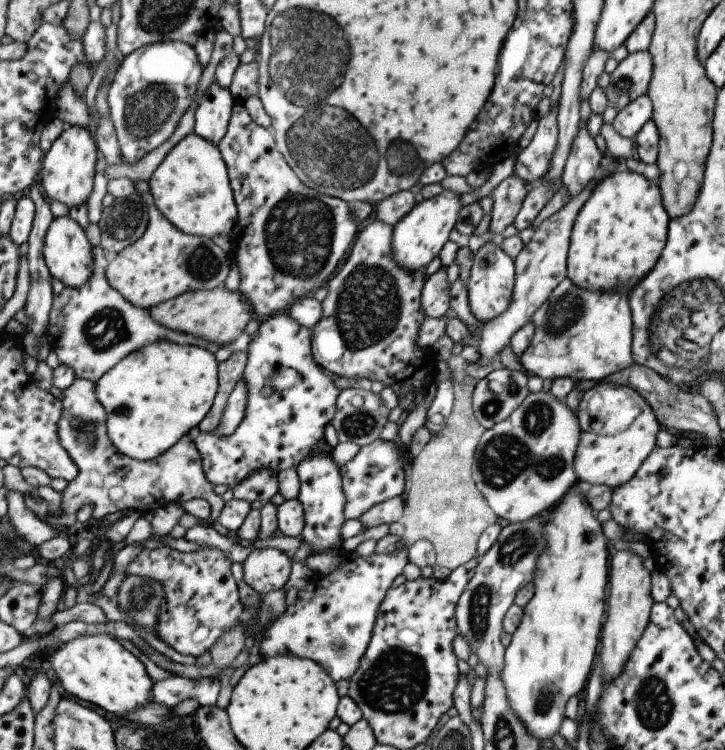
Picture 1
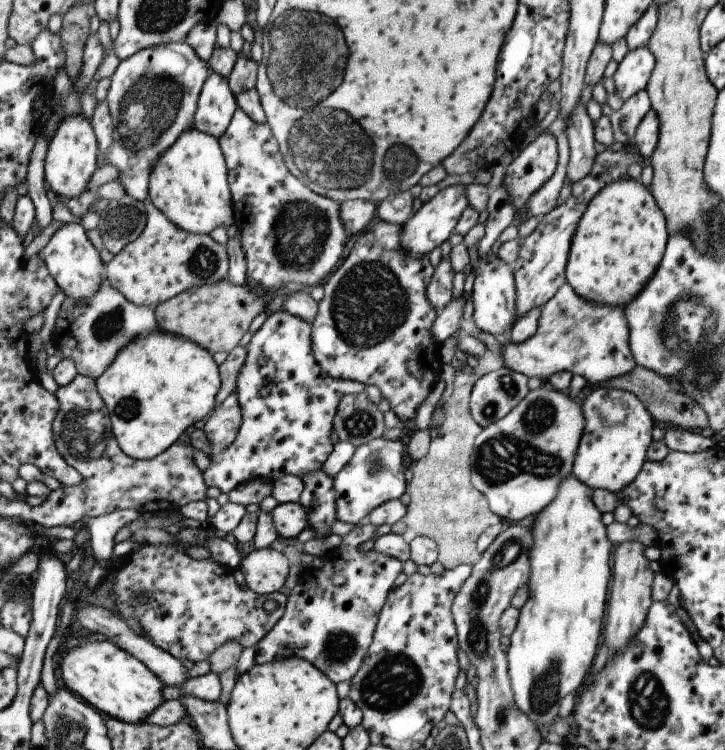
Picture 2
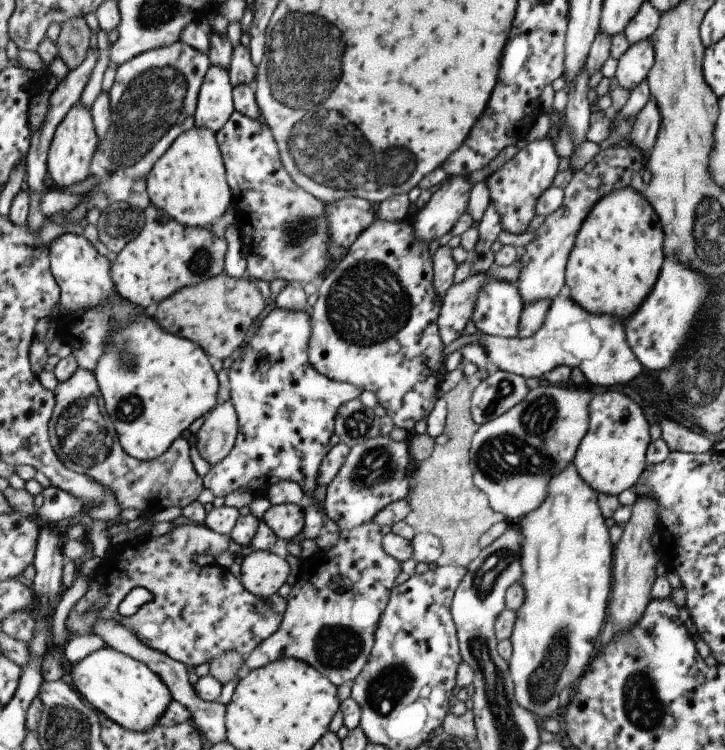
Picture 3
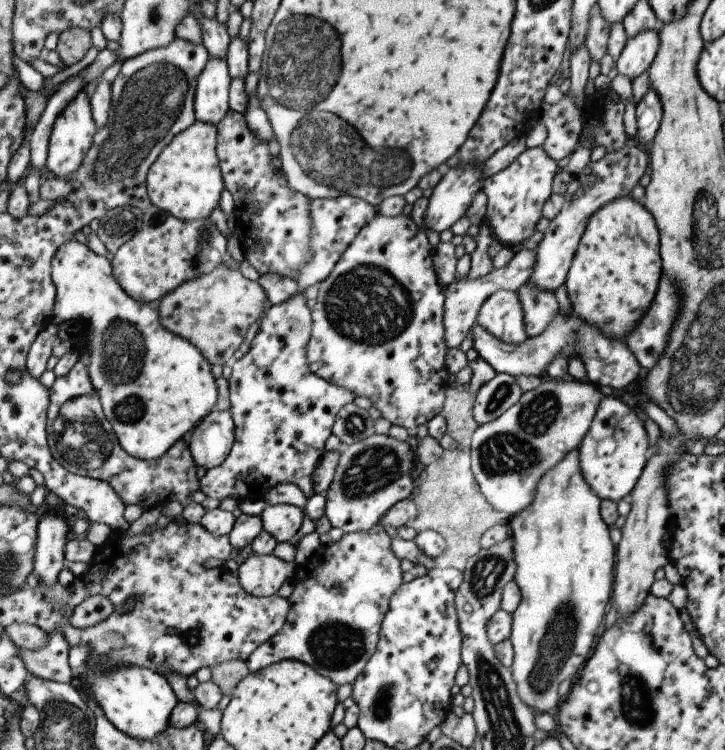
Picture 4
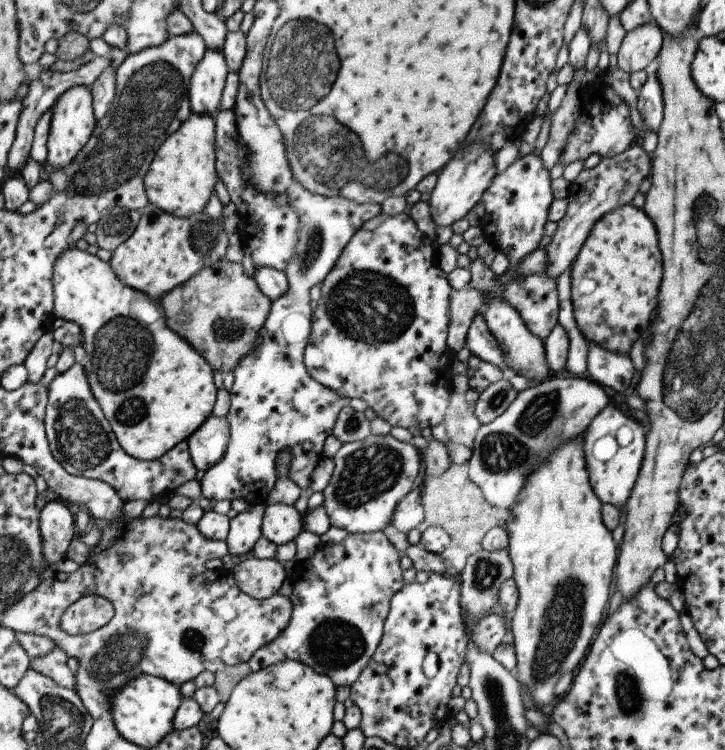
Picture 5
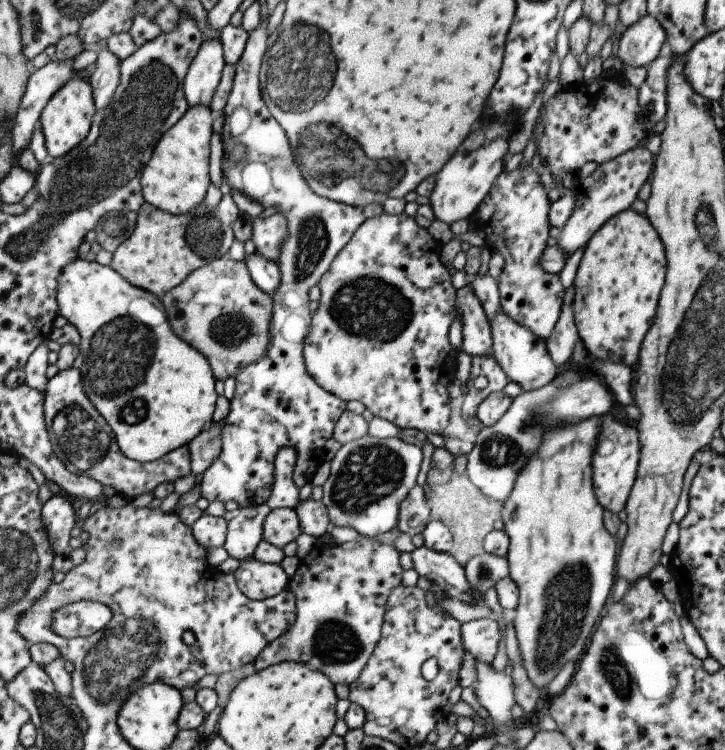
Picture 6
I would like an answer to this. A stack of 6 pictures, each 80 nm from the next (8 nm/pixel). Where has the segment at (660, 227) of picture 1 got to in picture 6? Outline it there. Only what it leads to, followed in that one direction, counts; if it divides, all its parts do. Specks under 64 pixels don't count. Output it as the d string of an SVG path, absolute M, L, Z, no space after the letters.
M629 210L605 221L586 242L572 281L572 311L587 356L634 367L640 344L655 316L657 296L664 283L665 256L651 224Z

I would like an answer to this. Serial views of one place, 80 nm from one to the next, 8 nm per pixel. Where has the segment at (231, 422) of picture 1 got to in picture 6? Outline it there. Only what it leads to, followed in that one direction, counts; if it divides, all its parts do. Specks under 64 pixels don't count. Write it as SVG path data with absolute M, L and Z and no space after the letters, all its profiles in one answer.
M223 424L205 427L199 436L196 436L189 444L192 474L204 474L204 472L221 456L223 450L222 428Z

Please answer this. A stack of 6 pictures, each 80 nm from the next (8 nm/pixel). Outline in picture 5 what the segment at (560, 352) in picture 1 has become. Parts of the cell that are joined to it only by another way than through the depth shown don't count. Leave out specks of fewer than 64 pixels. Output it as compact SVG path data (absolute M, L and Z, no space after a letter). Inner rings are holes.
M481 311L475 313L475 316L469 323L469 328L465 335L464 347L471 355L475 355L489 364L494 364L495 367L506 373L508 367L504 363L498 344L487 328ZM588 344L586 357L587 378L605 388L611 388L617 394L625 392L633 378L633 363L629 357L618 355L600 346Z

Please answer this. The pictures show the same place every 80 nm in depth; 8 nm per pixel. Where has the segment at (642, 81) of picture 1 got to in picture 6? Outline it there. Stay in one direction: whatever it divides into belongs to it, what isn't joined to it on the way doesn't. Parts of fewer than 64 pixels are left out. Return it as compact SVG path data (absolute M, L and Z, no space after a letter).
M645 13L621 33L616 56L623 67L646 67L657 56L665 37L659 21Z

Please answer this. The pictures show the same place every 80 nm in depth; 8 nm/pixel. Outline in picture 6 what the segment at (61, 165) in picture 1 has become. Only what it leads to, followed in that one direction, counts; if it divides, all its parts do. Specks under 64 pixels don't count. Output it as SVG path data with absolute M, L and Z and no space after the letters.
M73 77L53 95L45 108L39 126L45 133L49 154L53 159L65 156L76 150L92 129L97 108L91 80L87 77Z

